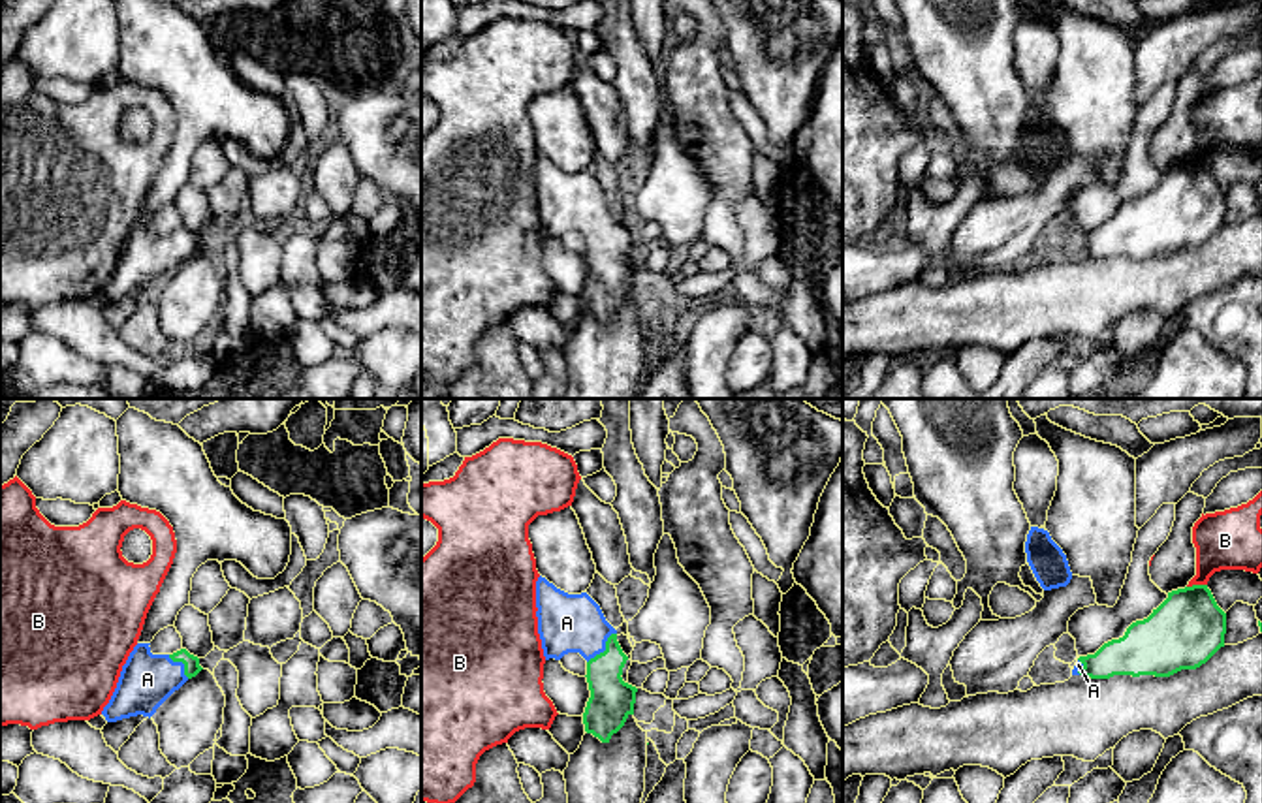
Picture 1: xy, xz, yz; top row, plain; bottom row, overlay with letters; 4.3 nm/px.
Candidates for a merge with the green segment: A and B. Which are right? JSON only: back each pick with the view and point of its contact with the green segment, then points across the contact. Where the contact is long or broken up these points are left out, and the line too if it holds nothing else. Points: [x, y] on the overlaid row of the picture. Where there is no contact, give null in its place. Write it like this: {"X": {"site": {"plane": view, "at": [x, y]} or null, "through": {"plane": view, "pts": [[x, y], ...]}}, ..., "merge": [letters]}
{"A": {"site": {"plane": "xz", "at": [606, 649]}, "through": {"plane": "xz", "pts": [[612, 700], [606, 687], [606, 649], [582, 627], [567, 623]]}}, "merge": ["A"]}

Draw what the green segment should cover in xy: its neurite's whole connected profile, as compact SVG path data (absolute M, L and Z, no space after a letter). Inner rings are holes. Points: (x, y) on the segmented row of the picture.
M137 643L122 666L117 688L103 707L107 722L130 716L152 716L156 709L203 668L199 658L181 649L173 654L152 654L150 643Z

